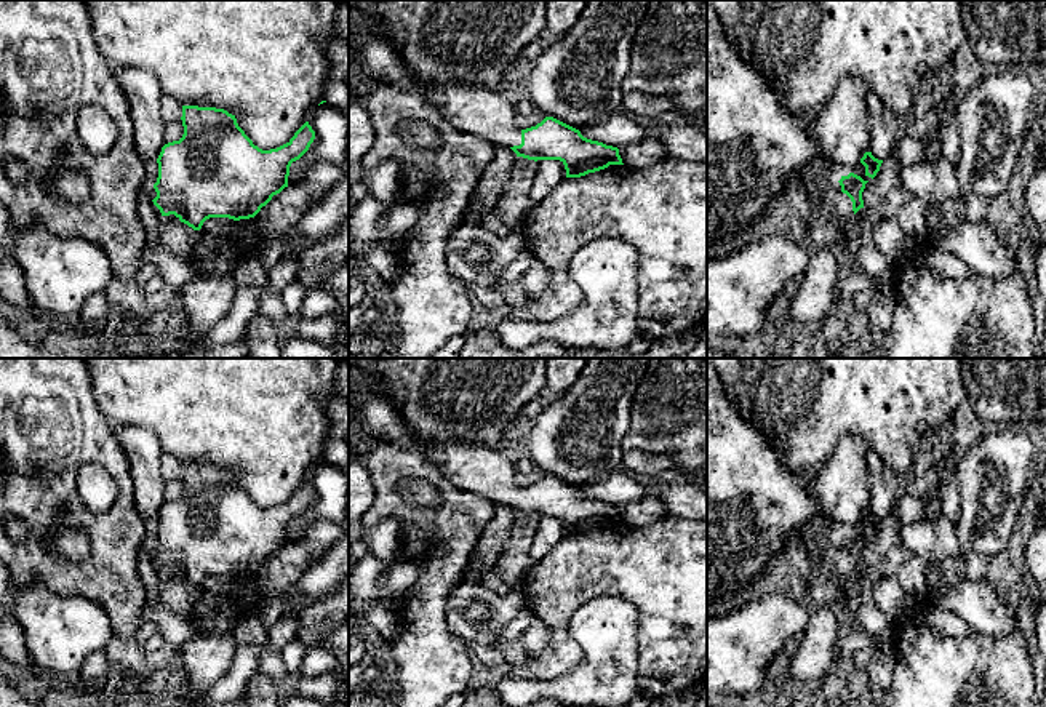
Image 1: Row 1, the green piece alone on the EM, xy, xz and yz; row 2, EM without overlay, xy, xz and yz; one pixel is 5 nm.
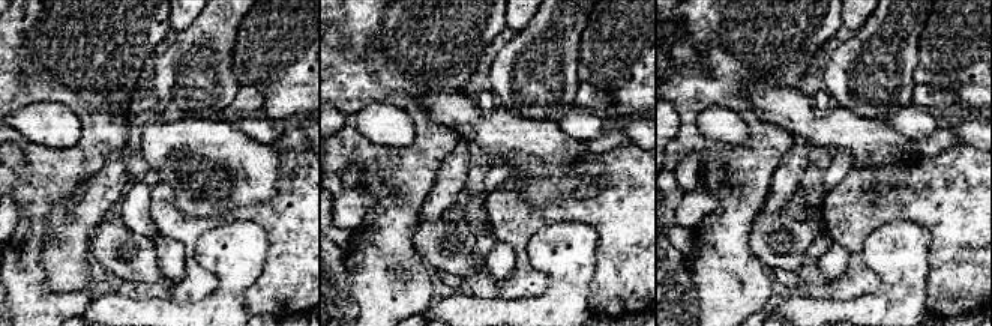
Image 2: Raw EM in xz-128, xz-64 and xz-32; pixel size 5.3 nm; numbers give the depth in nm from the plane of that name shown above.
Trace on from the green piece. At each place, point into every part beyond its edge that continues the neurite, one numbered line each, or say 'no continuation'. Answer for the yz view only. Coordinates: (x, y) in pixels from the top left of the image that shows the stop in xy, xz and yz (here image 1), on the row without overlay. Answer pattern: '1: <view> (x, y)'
1: yz (832, 557)

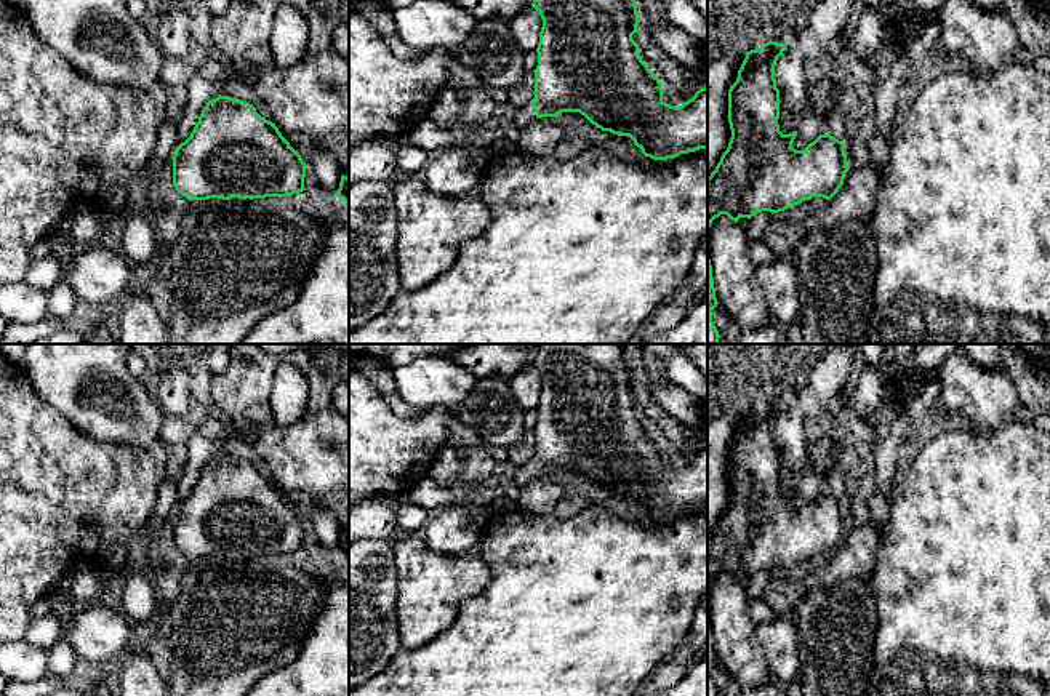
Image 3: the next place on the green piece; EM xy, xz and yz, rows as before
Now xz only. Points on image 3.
1: xz (524, 474)

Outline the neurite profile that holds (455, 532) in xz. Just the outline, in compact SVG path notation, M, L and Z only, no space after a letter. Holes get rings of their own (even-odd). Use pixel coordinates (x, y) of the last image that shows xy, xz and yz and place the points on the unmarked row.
M471 501L451 504L426 522L423 538L427 547L443 555L472 555L474 547L482 538L485 517L490 509Z

